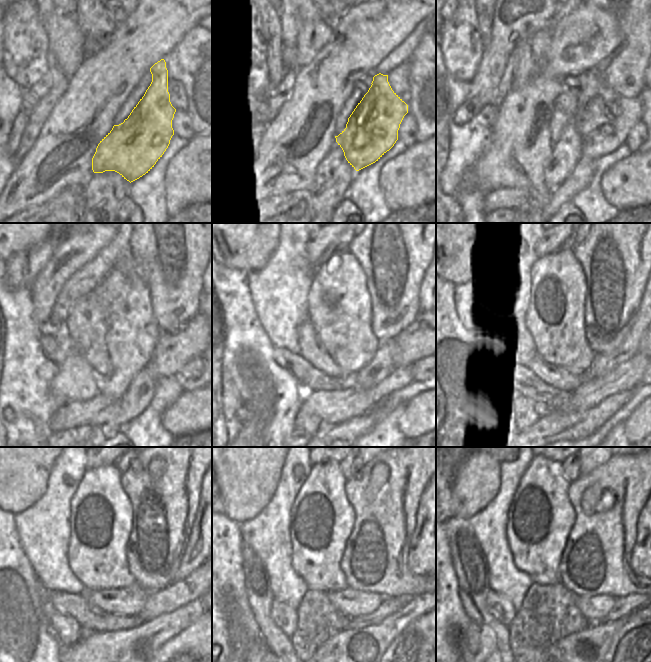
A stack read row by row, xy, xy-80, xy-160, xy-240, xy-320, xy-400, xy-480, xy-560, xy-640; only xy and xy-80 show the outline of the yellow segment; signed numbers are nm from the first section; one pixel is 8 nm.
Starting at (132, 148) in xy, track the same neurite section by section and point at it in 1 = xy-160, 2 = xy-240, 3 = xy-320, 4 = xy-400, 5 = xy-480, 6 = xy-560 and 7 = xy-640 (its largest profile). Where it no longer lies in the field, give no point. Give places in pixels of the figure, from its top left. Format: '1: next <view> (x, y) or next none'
1: next xy-160 (603, 124)
2: next xy-240 (173, 350)
3: next xy-320 (414, 343)
4: next xy-400 (639, 349)
5: next none
6: next none
7: next none

